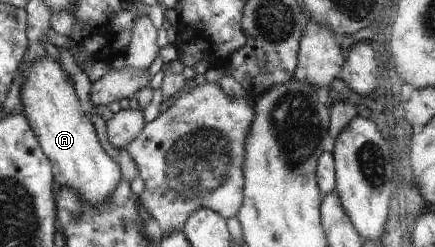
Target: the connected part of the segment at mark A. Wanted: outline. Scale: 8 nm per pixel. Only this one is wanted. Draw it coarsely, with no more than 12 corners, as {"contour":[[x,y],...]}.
{"contour":[[62,65],[20,83],[22,113],[54,180],[102,206],[121,172]]}

